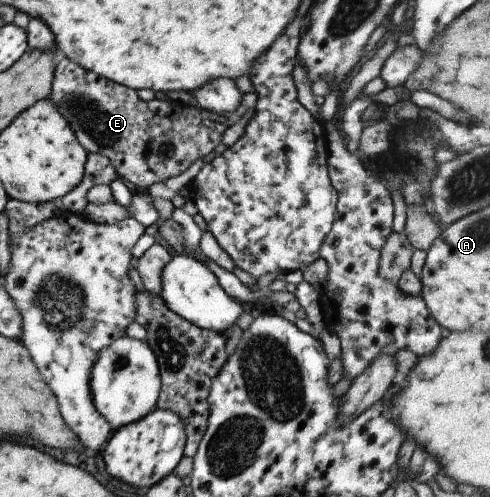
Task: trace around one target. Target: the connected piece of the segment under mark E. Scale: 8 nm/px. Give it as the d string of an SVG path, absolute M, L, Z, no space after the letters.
M64 57L54 67L47 98L63 115L83 150L106 156L117 178L127 180L135 188L147 188L181 174L195 159L211 152L220 143L225 128L240 119L257 100L253 91L243 93L232 111L215 114L199 106L156 97L142 101L135 91L97 76Z

